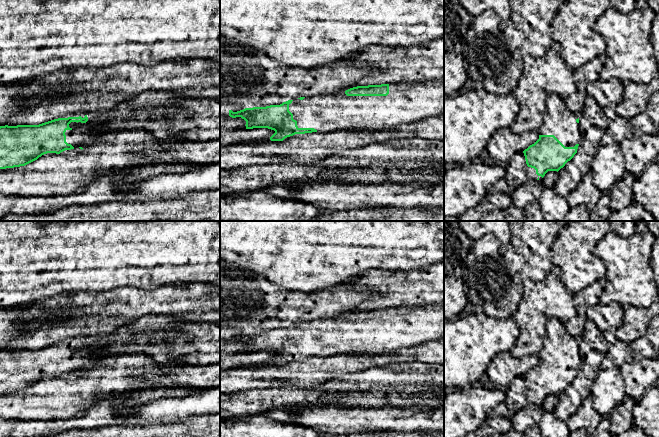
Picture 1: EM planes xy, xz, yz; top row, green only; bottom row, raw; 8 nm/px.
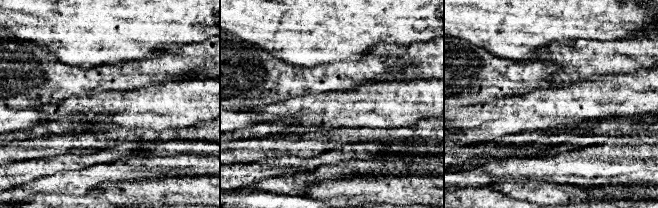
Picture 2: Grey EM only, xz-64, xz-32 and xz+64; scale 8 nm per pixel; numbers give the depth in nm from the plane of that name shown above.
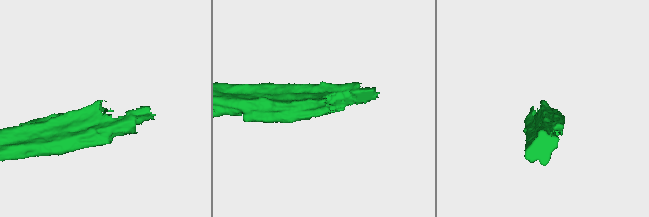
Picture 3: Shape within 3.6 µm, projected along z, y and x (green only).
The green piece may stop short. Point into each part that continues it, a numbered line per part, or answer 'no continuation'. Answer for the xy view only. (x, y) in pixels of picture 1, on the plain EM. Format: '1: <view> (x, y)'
1: xy (82, 358)

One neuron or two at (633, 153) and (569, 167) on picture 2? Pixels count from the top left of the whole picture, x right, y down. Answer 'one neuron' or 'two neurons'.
one neuron

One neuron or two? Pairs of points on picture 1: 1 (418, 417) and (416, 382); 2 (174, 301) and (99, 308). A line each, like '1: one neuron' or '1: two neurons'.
1: two neurons
2: one neuron

